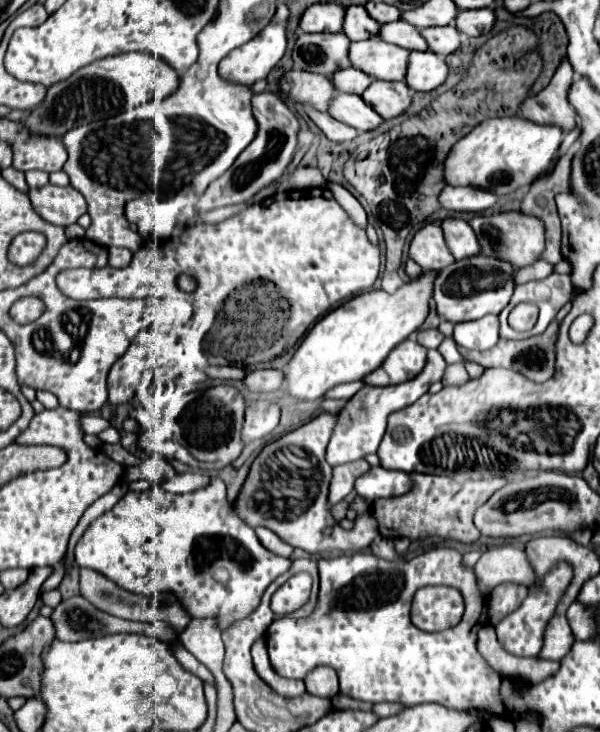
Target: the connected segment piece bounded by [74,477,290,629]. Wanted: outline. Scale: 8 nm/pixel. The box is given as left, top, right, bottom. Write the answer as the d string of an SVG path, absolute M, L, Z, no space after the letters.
M212 477L212 485L184 495L154 493L152 489L126 493L108 513L90 523L74 553L78 567L94 569L132 593L152 597L161 591L174 591L194 617L216 617L222 629L246 617L260 603L266 587L290 567L290 559L278 557L260 545L254 529L236 515L226 499L226 485L218 477Z

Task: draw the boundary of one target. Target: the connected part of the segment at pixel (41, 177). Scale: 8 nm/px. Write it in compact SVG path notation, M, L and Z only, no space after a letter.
M28 171L26 173L26 183L28 183L30 189L44 187L44 185L48 185L48 173L44 173L44 171Z

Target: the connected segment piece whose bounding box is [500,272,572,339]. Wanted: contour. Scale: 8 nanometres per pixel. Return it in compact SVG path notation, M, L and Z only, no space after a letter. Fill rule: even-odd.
M553 272L546 279L540 281L530 281L524 285L516 285L514 295L510 299L510 303L506 305L506 309L500 313L500 337L502 339L528 339L532 335L544 333L544 329L550 325L550 321L556 317L556 313L572 299L572 283L570 283L569 274L558 274ZM522 301L530 301L536 303L540 309L538 315L538 323L534 325L532 331L526 333L518 333L512 331L510 325L506 323L508 313L512 311L512 307L516 307Z

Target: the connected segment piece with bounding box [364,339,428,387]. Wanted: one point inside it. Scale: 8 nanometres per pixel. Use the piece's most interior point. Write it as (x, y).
(408, 359)

